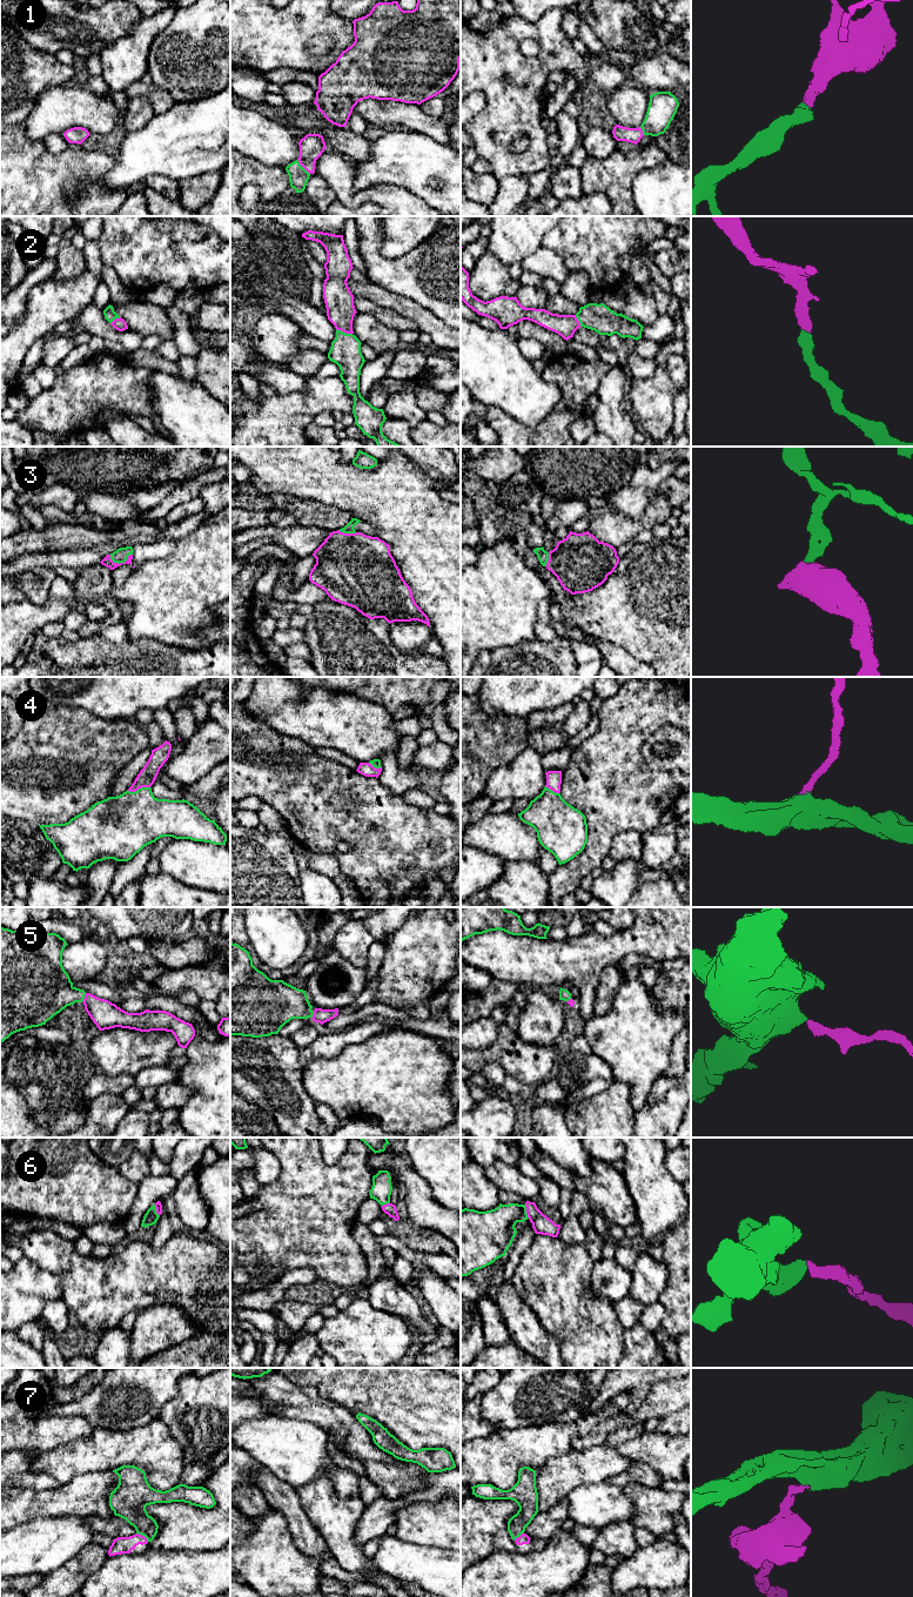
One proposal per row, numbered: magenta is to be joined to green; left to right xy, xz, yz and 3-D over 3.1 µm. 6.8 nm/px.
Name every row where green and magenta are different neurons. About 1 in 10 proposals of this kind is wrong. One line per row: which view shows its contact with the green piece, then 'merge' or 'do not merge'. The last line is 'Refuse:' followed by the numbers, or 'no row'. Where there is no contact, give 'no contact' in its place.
1: contact in xz; merge
2: contact in xz; merge
3: contact in xy; merge
4: contact in xy; merge
5: contact in xy; merge
6: contact in yz; merge
7: contact in xy; merge
Refuse: no row

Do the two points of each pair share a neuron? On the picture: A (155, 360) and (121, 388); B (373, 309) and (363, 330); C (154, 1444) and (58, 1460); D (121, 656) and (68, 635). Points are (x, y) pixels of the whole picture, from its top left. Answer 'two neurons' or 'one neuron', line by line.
A: two neurons
B: two neurons
C: one neuron
D: two neurons

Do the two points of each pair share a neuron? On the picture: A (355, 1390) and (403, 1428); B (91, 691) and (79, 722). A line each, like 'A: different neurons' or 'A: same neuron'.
A: same neuron
B: different neurons

